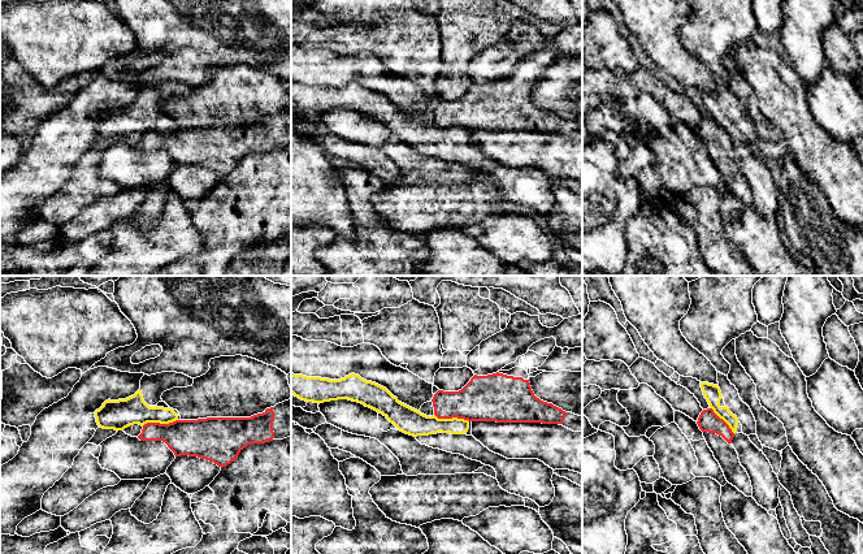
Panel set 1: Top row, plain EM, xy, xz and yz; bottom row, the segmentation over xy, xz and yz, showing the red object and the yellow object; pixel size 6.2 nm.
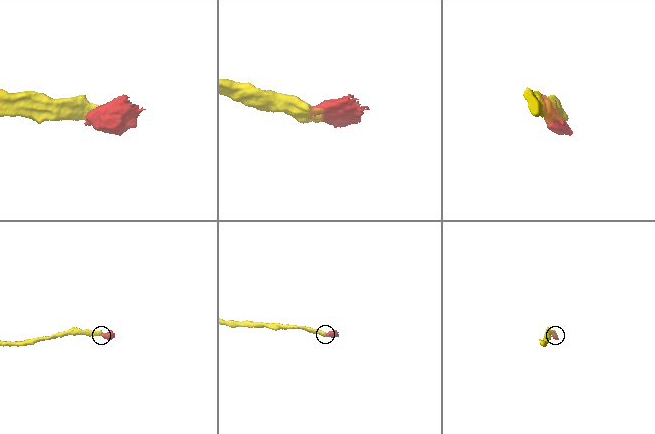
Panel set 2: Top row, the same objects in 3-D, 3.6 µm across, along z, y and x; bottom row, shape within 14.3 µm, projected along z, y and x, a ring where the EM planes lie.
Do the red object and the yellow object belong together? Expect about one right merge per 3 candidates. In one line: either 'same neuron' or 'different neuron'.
different neuron

